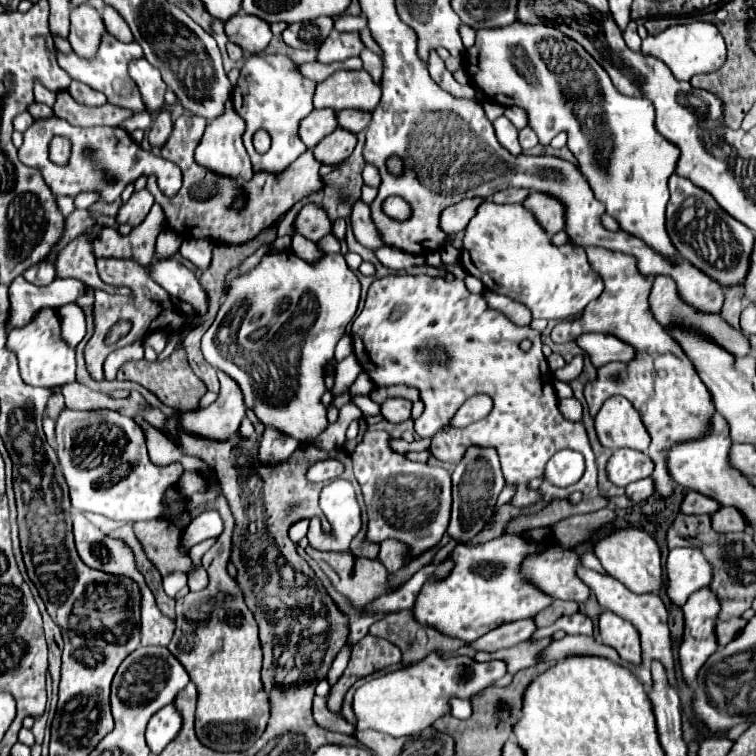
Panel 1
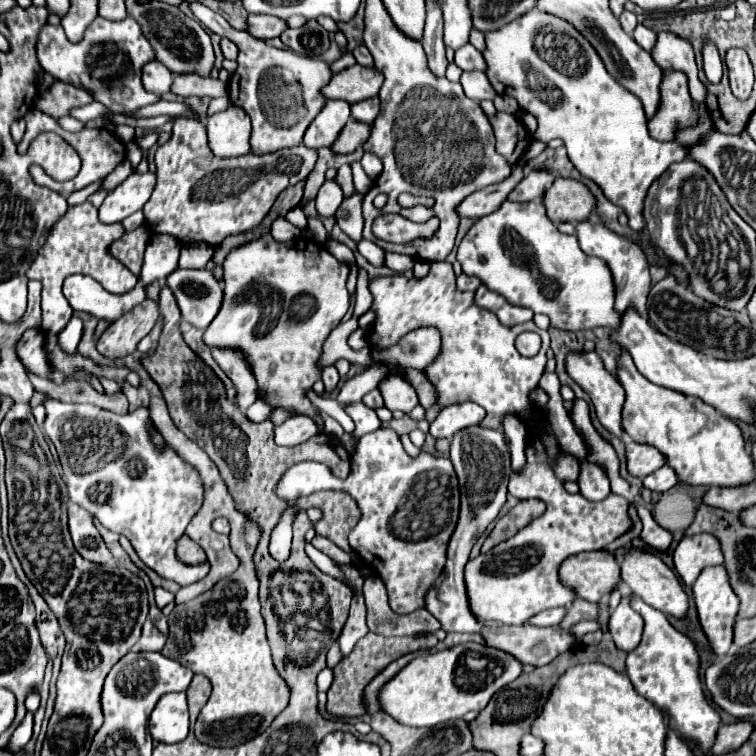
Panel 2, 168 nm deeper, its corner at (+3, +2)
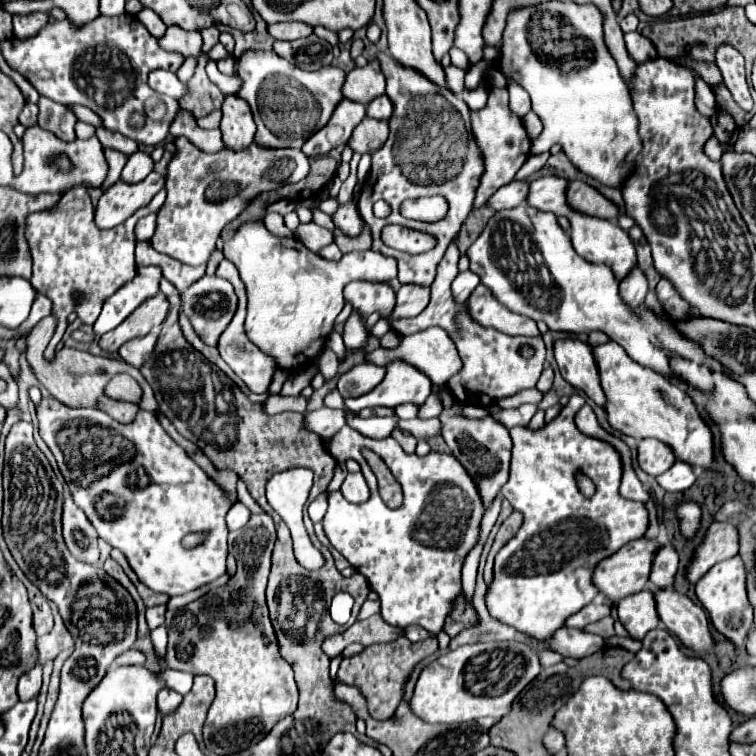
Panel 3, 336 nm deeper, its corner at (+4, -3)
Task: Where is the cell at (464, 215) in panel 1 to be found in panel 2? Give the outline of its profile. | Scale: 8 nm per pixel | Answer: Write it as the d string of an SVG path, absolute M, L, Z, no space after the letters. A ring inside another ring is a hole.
M514 168L512 176L506 178L504 182L498 182L498 184L492 184L488 188L482 188L470 196L466 196L462 200L460 206L456 206L456 214L460 218L480 218L480 216L486 216L490 212L494 212L508 196L508 192L524 178L524 170L522 168Z

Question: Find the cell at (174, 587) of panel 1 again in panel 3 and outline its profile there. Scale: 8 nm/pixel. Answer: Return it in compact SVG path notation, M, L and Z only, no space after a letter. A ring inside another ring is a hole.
M157 605L157 607L149 607L149 609L145 611L145 619L147 619L149 631L157 629L159 625L163 625L163 621L165 621L165 605Z

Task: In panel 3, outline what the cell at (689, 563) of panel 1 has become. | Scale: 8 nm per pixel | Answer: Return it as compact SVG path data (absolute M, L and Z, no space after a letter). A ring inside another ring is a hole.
M715 521L705 535L705 541L697 547L695 559L689 563L687 579L697 583L715 563L731 559L739 553L739 533L729 521Z

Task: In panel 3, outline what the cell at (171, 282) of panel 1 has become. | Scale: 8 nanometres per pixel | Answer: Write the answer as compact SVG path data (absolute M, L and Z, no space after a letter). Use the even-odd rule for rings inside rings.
M205 275L195 285L185 289L181 293L181 297L183 297L183 311L189 317L195 333L199 333L199 337L207 345L217 347L219 335L231 323L231 317L235 315L235 309L237 309L237 295L233 291L233 285L227 279L221 279L221 277L215 277L215 275L213 277Z

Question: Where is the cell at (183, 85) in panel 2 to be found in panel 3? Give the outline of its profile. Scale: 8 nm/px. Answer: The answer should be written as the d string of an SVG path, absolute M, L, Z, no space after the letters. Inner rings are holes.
M188 57L185 59L183 63L183 67L177 71L177 77L183 81L183 83L187 83L191 77L193 77L195 68L197 64L197 59L194 57Z

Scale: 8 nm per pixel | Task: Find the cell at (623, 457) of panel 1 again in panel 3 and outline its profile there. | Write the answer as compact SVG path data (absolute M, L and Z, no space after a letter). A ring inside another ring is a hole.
M643 439L639 441L639 467L649 475L661 475L675 463L675 453L661 441Z

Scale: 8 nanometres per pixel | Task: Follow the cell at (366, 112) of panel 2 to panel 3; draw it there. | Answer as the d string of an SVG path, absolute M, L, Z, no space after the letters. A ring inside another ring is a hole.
M381 95L377 99L373 99L369 105L367 105L367 115L369 117L375 117L375 119L389 119L393 113L393 105L391 105L391 99L387 95Z

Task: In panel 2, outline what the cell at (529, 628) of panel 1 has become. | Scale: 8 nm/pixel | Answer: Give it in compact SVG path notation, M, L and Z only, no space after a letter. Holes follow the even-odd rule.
M552 608L552 610L544 610L540 614L536 614L532 620L528 620L528 624L532 626L554 626L562 620L564 616L564 608Z

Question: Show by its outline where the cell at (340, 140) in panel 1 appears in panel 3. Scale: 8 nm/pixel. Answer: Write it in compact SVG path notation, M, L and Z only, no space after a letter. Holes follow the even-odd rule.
M365 117L353 131L349 147L357 153L375 153L387 141L387 121L375 121Z

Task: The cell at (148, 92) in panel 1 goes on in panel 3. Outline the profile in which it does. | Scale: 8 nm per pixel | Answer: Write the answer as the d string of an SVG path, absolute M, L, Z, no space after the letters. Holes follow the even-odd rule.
M157 69L149 73L149 87L161 95L169 95L173 99L181 99L187 95L187 85L177 79L175 73Z

